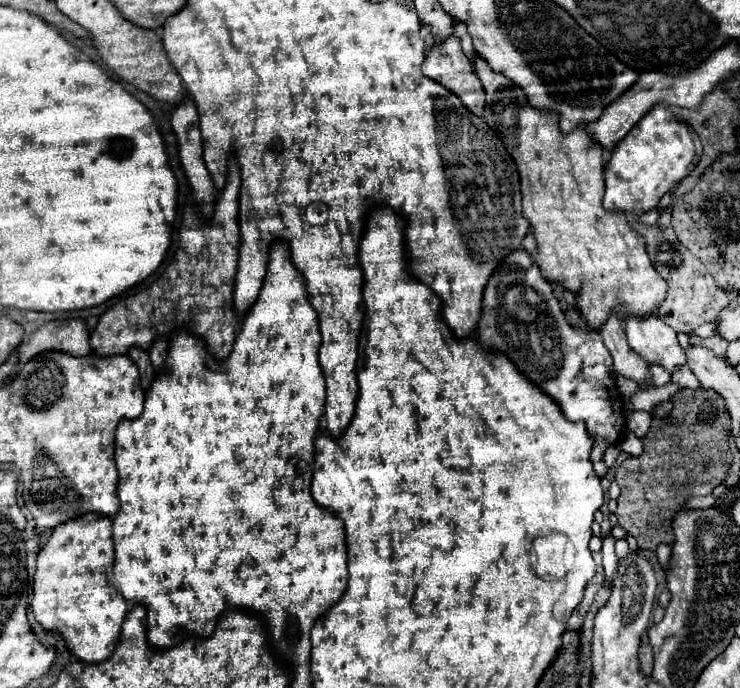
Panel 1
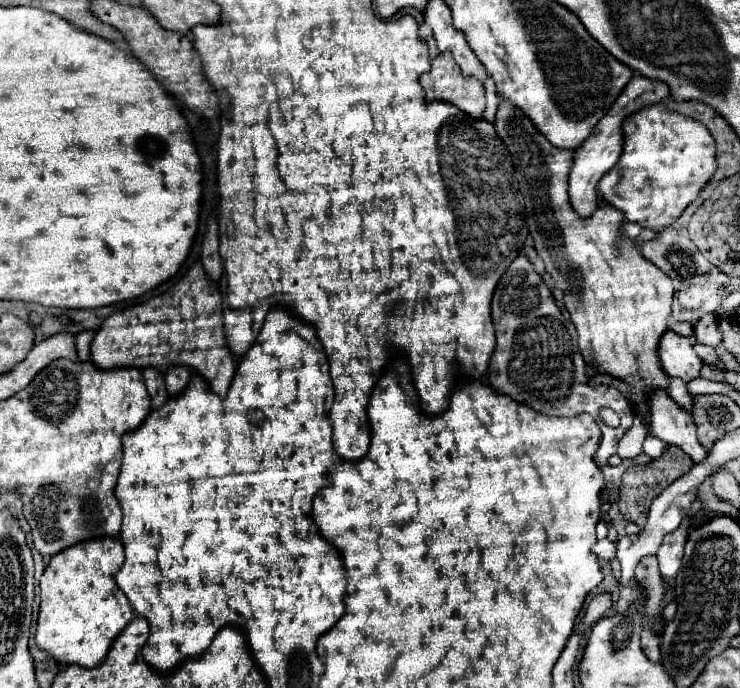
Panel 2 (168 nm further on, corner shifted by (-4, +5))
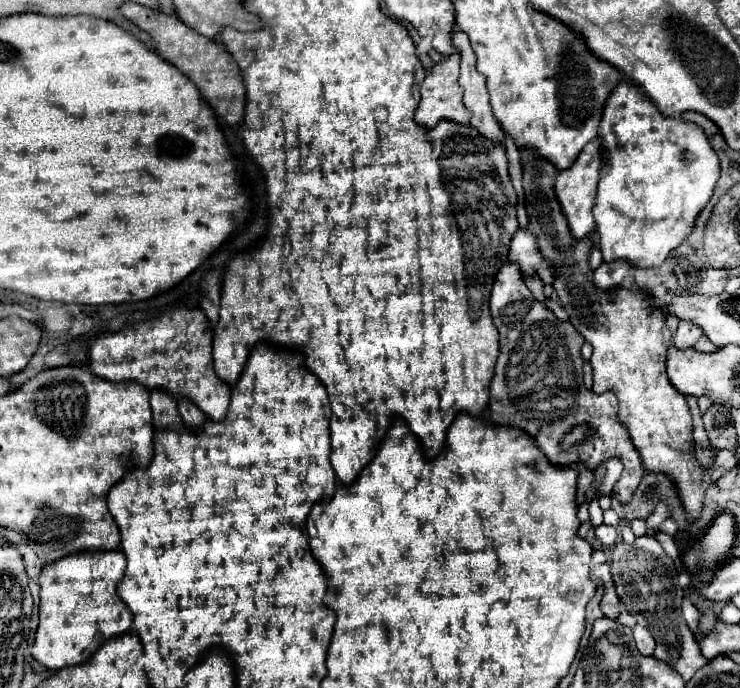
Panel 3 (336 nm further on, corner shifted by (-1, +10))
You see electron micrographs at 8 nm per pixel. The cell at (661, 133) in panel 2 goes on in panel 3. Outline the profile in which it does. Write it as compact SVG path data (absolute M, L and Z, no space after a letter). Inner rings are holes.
M620 82L612 90L604 106L598 136L604 148L604 166L600 170L592 212L600 236L598 246L602 250L602 258L604 262L626 258L640 268L658 266L664 262L668 252L690 234L696 216L710 200L720 172L718 154L698 124L662 116L646 94L642 94L636 86L628 86L626 82Z

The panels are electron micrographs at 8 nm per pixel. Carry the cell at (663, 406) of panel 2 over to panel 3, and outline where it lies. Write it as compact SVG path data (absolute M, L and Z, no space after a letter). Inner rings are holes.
M692 444L692 452L696 456L696 460L702 464L702 466L712 466L714 464L714 450L712 448L702 448L700 444Z

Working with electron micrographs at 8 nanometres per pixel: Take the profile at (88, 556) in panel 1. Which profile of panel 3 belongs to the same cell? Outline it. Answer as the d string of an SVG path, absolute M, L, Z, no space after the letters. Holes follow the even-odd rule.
M120 550L68 554L42 568L40 626L32 646L32 656L42 666L62 670L86 662L106 640L130 630L132 612L116 594L116 582L120 582L124 570L126 558Z

